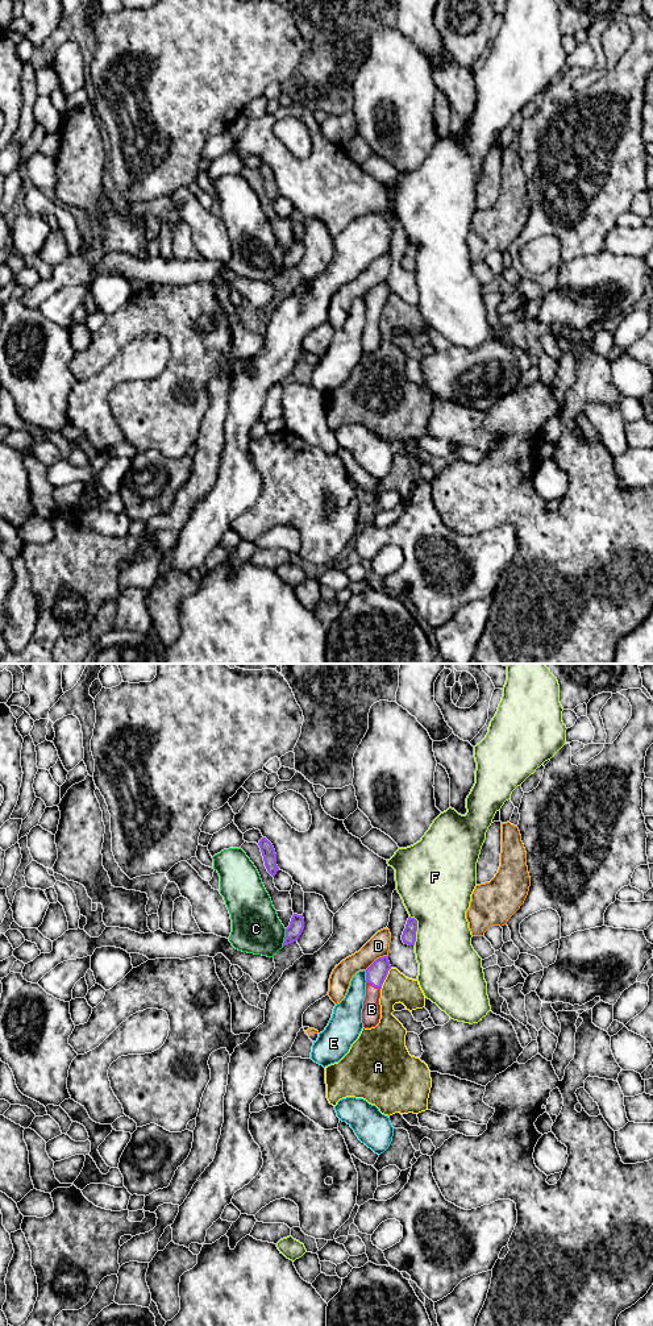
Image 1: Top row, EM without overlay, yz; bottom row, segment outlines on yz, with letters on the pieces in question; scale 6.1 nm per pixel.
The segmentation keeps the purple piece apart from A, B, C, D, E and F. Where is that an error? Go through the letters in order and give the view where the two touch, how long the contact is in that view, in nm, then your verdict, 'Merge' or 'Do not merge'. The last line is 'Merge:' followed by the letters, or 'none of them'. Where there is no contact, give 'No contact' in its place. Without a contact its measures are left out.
A: Touches purple in yz. Shared border 150 nm. Do not merge
B: Touches purple in yz. Shared border 90 nm. Merge
C: Touches purple in yz. Shared border 110 nm. Do not merge
D: Touches purple in yz. Shared border 170 nm. Do not merge
E: Touches purple in yz. Shared border 80 nm. Do not merge
F: Touches purple in yz. Shared border 190 nm. Do not merge
Merge: B

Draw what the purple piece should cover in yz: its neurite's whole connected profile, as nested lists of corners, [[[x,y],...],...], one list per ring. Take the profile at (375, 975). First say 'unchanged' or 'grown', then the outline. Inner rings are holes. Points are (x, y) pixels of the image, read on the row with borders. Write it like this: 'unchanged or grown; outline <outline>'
grown; outline [[[388,956],[377,959],[366,972],[366,997],[362,1009],[362,1023],[365,1028],[375,1027],[380,1019],[380,989],[391,969]]]

